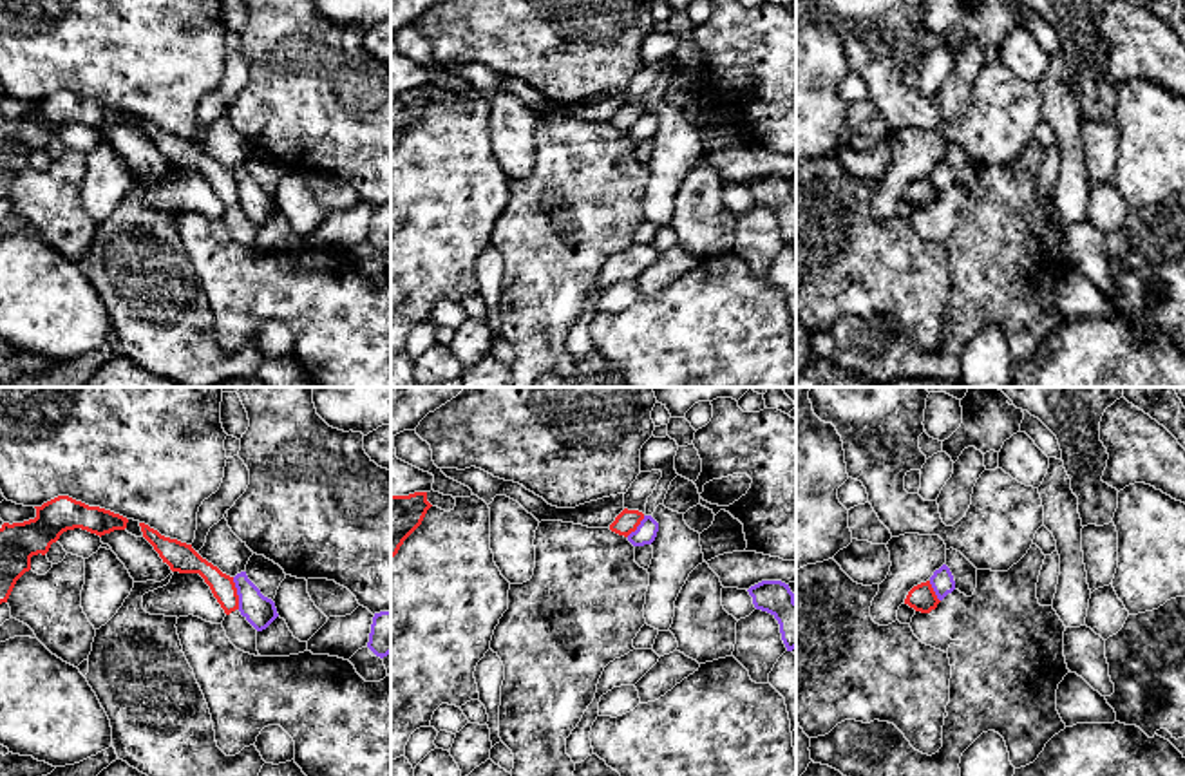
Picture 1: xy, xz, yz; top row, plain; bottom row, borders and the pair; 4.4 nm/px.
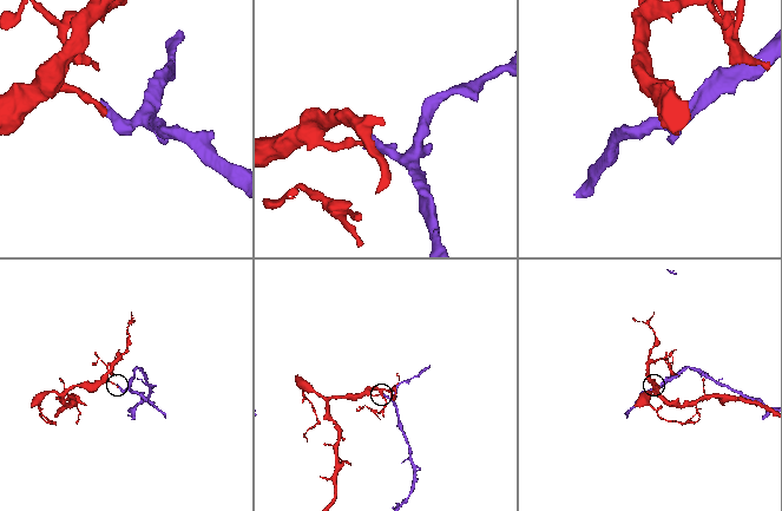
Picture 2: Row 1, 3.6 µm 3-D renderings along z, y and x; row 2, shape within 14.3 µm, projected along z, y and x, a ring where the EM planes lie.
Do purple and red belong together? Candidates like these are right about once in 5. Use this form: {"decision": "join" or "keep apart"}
{"decision": "keep apart"}

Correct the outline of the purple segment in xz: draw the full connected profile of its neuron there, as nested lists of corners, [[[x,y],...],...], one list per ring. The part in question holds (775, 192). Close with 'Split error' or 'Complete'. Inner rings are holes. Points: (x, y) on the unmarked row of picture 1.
[[[762,175],[747,186],[756,204],[767,206],[778,215],[782,235],[787,246],[792,246],[796,242],[796,195],[789,179]]]. Complete

